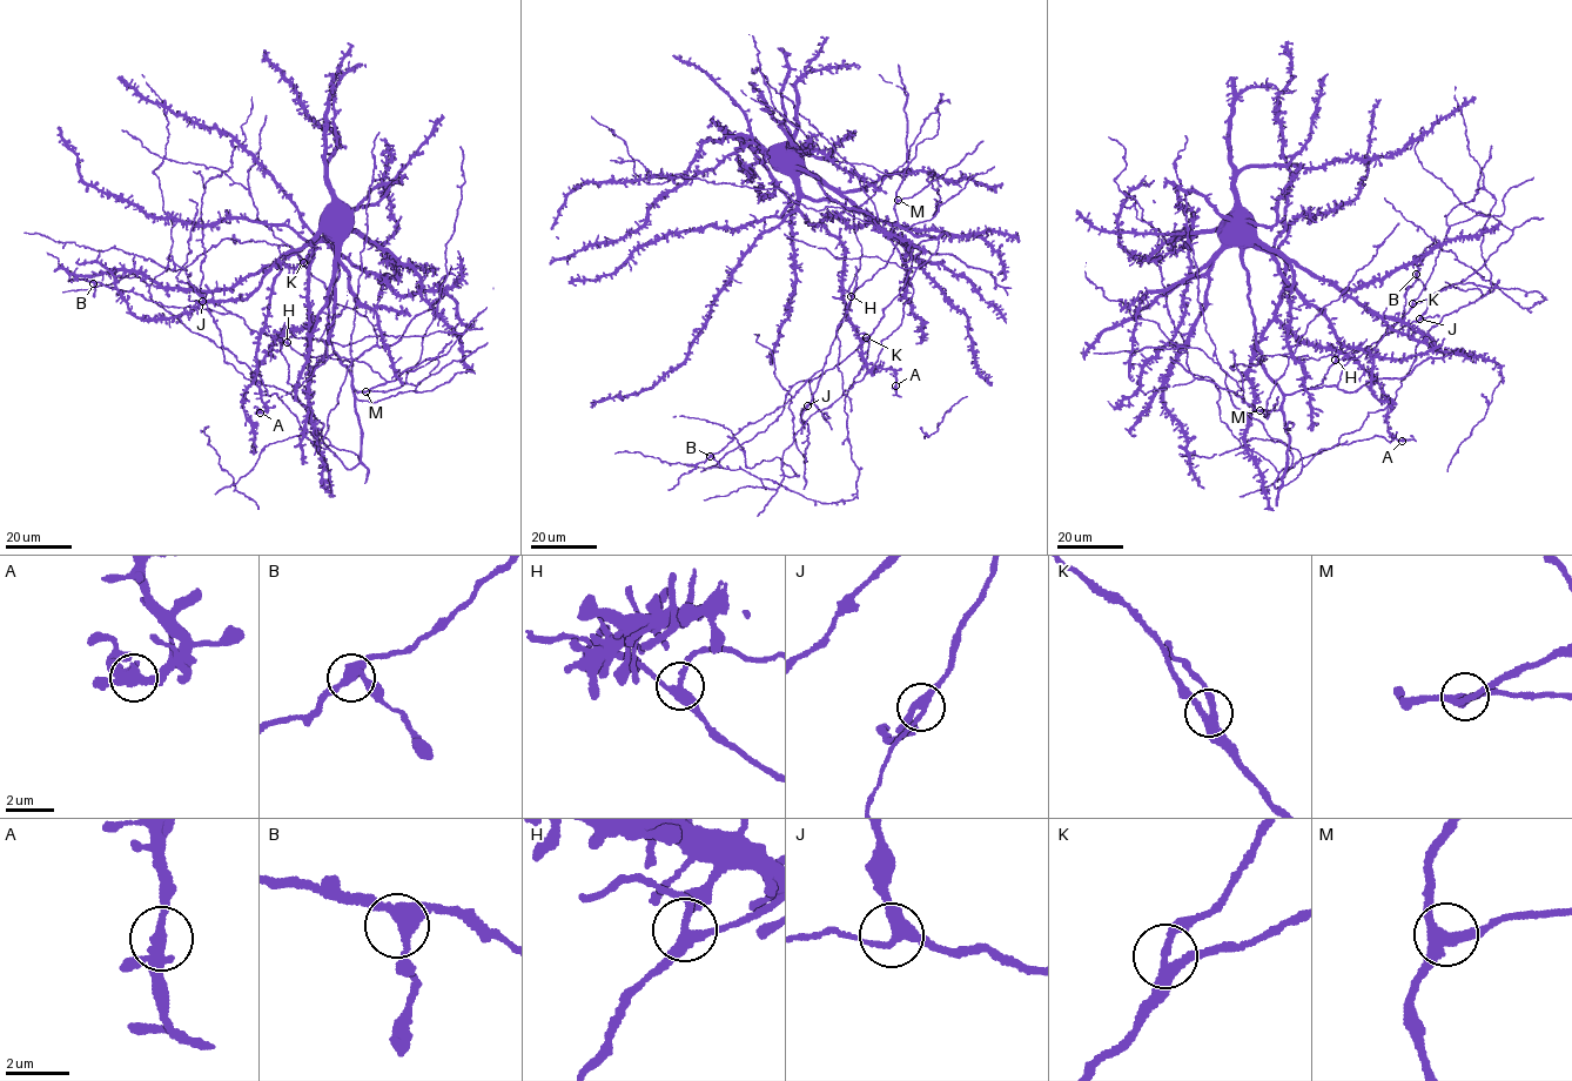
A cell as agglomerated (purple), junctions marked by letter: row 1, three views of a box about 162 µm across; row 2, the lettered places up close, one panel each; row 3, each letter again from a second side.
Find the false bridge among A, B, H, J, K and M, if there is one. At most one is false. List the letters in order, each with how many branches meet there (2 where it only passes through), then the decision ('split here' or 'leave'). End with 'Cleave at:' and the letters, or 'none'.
A: 3 branches meet; leave
B: 3 branches meet; leave
H: 3 branches meet; leave
J: 3 branches meet; leave
K: 3 branches meet; leave
M: 3 branches meet; leave
Cleave at: none

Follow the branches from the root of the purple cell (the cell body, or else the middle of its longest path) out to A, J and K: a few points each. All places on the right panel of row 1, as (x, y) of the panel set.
A: (1228, 220), (1284, 261), (1276, 320), (1302, 342), (1341, 349), (1370, 373), (1391, 400), (1389, 432), (1402, 441)
J: (1228, 220), (1254, 243), (1275, 252), (1284, 261), (1282, 300), (1276, 320), (1302, 342), (1350, 354), (1419, 319)
K: (1228, 220), (1255, 346), (1285, 394), (1338, 383), (1412, 303)

